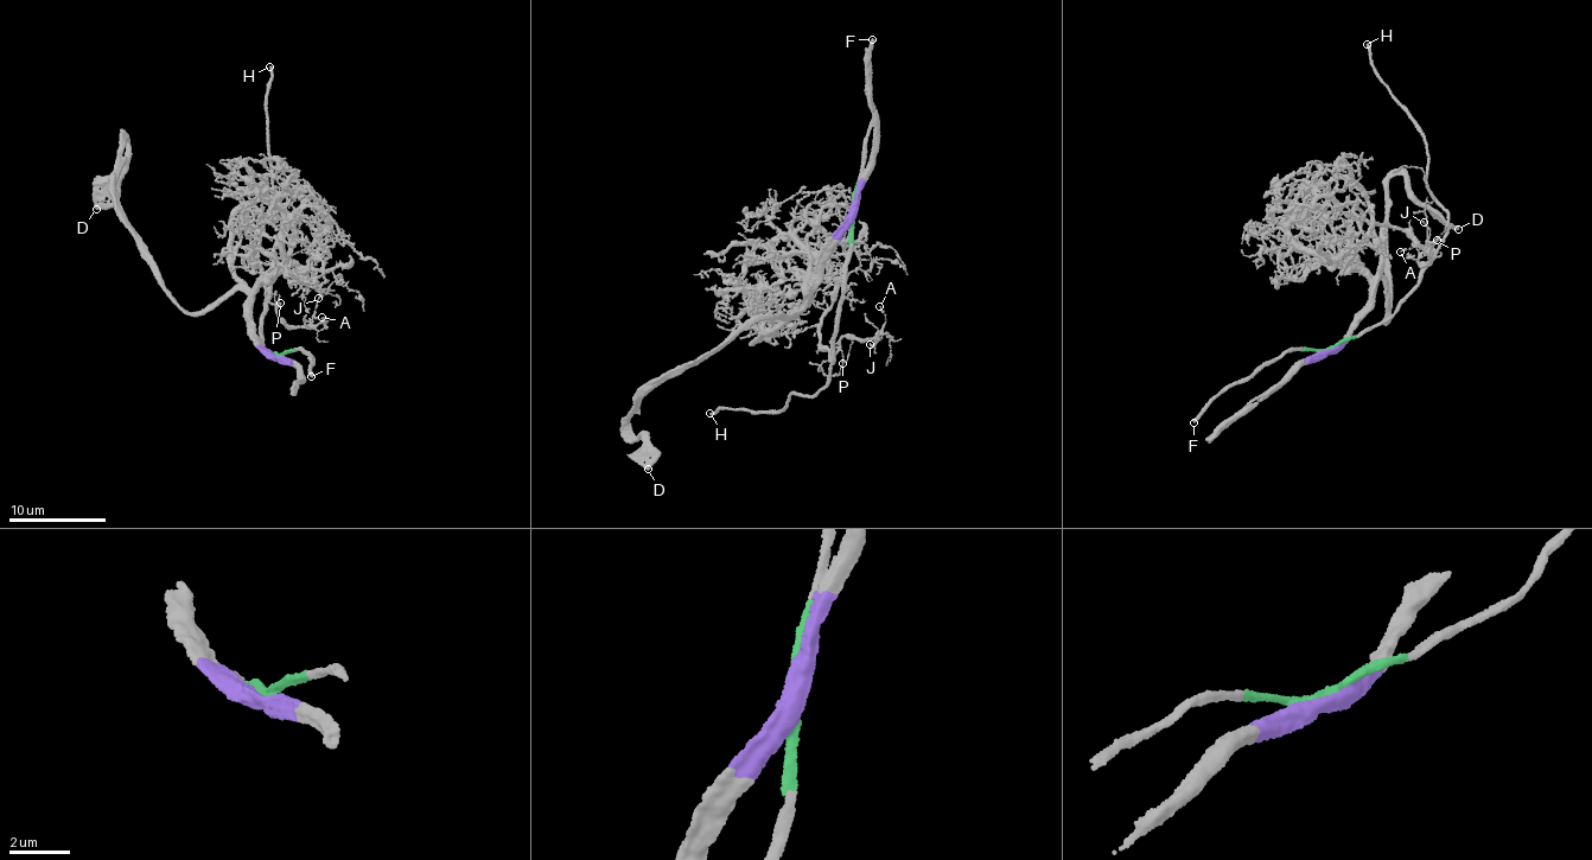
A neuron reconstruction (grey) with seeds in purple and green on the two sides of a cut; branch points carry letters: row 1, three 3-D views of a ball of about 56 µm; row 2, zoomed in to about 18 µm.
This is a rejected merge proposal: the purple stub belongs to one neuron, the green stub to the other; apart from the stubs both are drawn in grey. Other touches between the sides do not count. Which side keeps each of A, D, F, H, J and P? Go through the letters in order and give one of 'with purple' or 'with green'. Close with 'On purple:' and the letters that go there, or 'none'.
A: with green
D: with purple
F: with green
H: with green
J: with green
P: with green
On purple: D

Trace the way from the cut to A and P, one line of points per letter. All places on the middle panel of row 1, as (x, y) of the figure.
A: (853, 212), (852, 243), (834, 320), (833, 360), (842, 337), (867, 342), (874, 336), (886, 320), (879, 307)
P: (853, 212), (852, 243), (835, 312), (836, 332), (830, 357), (840, 351), (842, 363)

